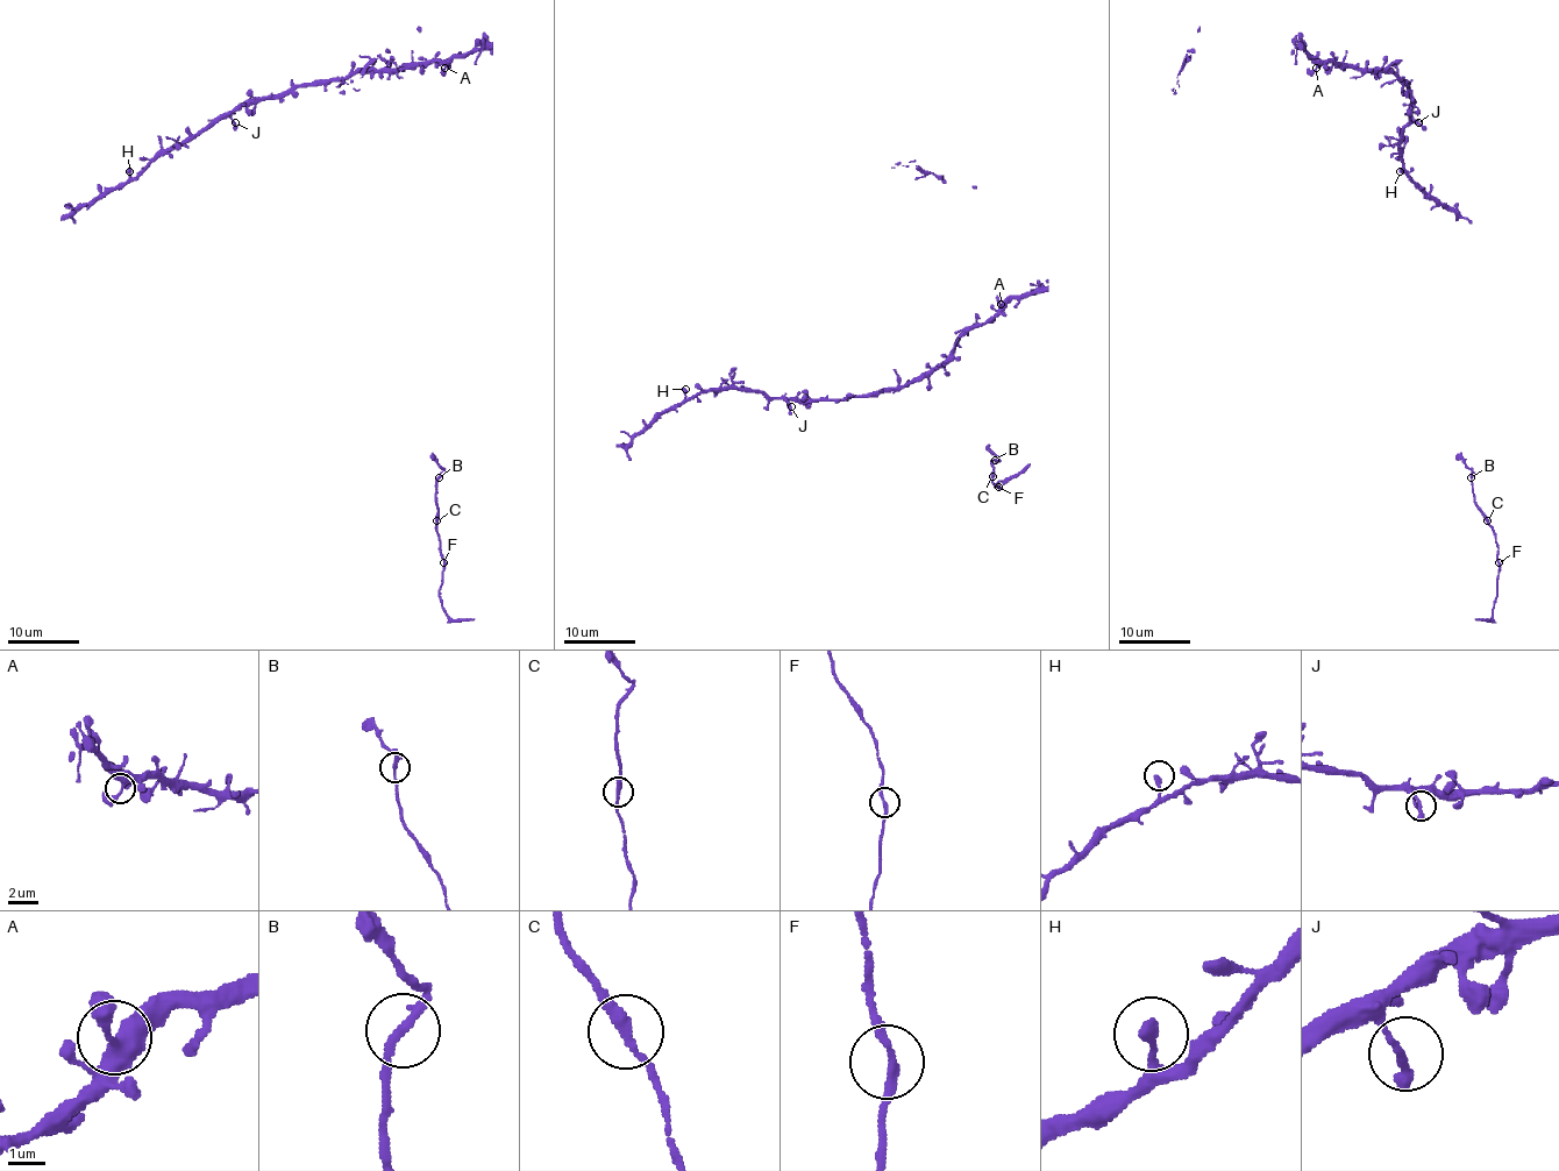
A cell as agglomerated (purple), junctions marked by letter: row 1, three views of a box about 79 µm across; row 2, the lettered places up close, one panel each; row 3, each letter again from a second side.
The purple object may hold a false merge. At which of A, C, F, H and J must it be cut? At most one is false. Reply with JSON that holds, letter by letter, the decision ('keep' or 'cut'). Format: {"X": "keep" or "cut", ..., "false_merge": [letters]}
{"A": "keep", "C": "keep", "F": "keep", "H": "keep", "J": "keep", "false_merge": []}

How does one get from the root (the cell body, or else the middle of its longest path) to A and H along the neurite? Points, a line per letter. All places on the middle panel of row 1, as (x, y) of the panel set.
A: (791, 413), (789, 399), (846, 399), (920, 381), (947, 357), (961, 336), (983, 326), (1001, 304)
H: (791, 413), (791, 406), (783, 399), (769, 399), (762, 392), (709, 389), (685, 397), (685, 389)

